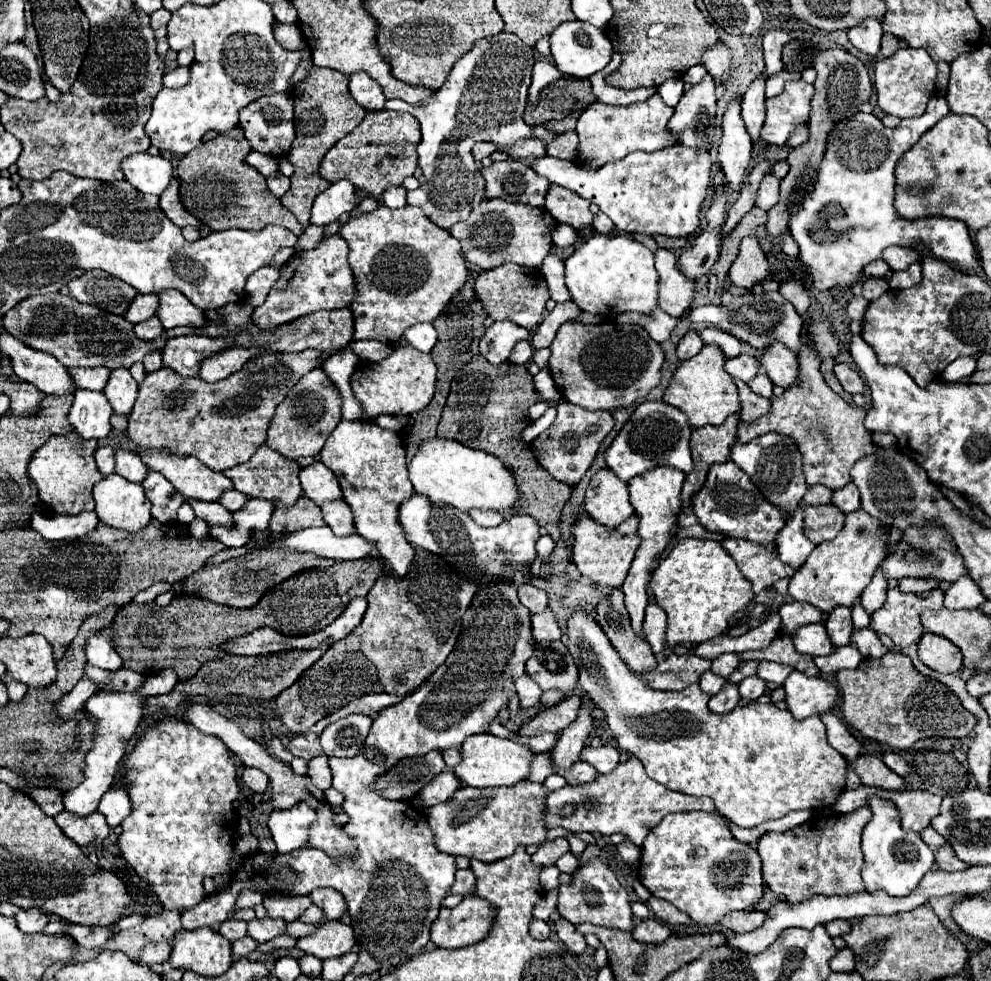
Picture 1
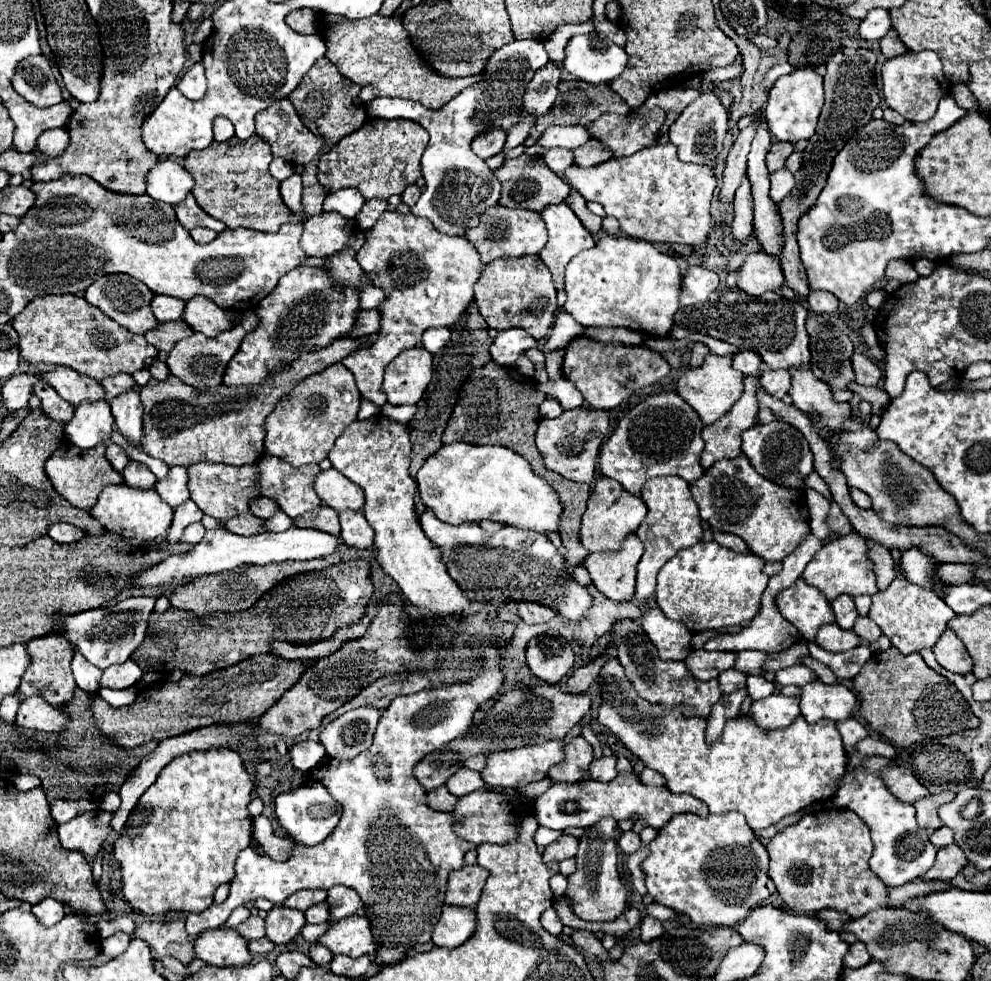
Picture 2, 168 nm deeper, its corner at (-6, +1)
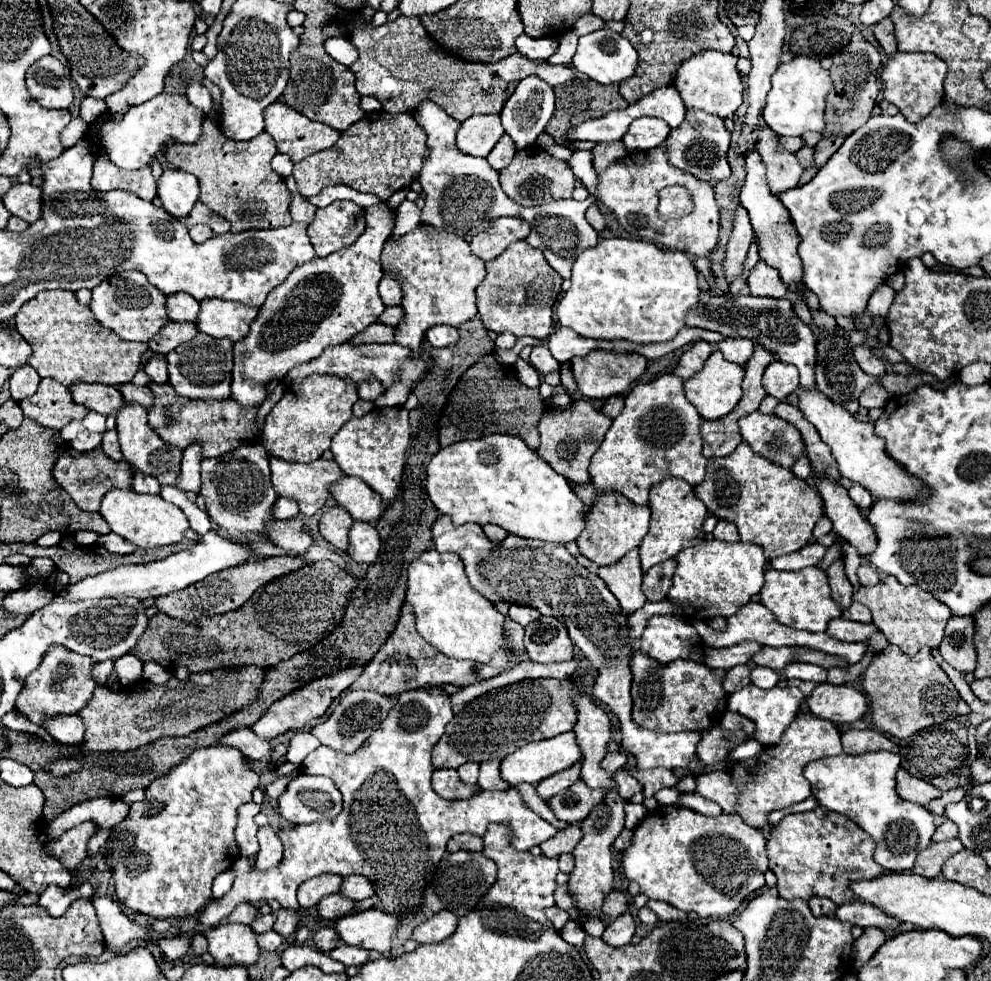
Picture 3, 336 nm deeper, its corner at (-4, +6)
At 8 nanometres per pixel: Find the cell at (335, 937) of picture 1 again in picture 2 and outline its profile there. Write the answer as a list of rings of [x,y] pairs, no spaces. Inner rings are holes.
[[[356,914],[332,924],[330,930],[318,942],[330,948],[332,954],[346,954],[352,958],[376,952],[370,920],[366,920],[366,916]]]

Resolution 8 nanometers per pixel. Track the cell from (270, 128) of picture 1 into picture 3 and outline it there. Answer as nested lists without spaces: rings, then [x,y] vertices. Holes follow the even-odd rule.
[[[276,101],[276,103],[270,103],[266,109],[264,109],[264,129],[266,133],[270,133],[270,137],[276,141],[278,145],[278,153],[284,153],[288,155],[294,163],[302,161],[304,157],[310,157],[318,151],[324,151],[328,147],[332,147],[338,137],[340,137],[340,131],[324,125],[324,123],[318,123],[318,121],[310,121],[308,117],[304,117],[302,113],[294,111],[292,107],[288,107],[286,103],[282,101]]]

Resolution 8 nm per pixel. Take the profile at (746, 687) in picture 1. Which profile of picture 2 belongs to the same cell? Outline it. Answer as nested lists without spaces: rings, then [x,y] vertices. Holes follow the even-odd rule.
[[[750,674],[746,690],[748,690],[748,694],[750,694],[752,700],[760,700],[760,698],[766,698],[766,696],[774,694],[776,686],[772,682],[768,682],[762,674]]]

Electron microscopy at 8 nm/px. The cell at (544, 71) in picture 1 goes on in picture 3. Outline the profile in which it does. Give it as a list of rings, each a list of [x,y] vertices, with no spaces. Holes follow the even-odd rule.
[[[504,135],[504,137],[494,145],[494,149],[488,153],[486,161],[488,161],[496,171],[502,171],[502,169],[512,161],[514,153],[516,153],[516,147],[514,147],[512,139],[508,139],[508,137]]]

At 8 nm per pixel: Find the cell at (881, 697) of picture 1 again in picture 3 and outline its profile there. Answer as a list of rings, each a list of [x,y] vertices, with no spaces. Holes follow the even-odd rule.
[[[888,645],[884,651],[876,653],[864,669],[862,687],[870,699],[874,725],[898,739],[908,739],[920,729],[968,715],[970,711],[964,699],[960,699],[948,675],[934,661],[928,647],[920,649],[916,655],[906,655],[896,645]]]

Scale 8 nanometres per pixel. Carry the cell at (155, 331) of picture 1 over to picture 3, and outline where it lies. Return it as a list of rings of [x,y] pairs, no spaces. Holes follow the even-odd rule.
[[[168,321],[162,331],[158,331],[152,341],[148,343],[148,347],[154,351],[154,353],[170,353],[172,349],[176,349],[180,343],[186,343],[190,341],[194,335],[198,333],[196,325],[194,323],[176,323],[176,321]]]

